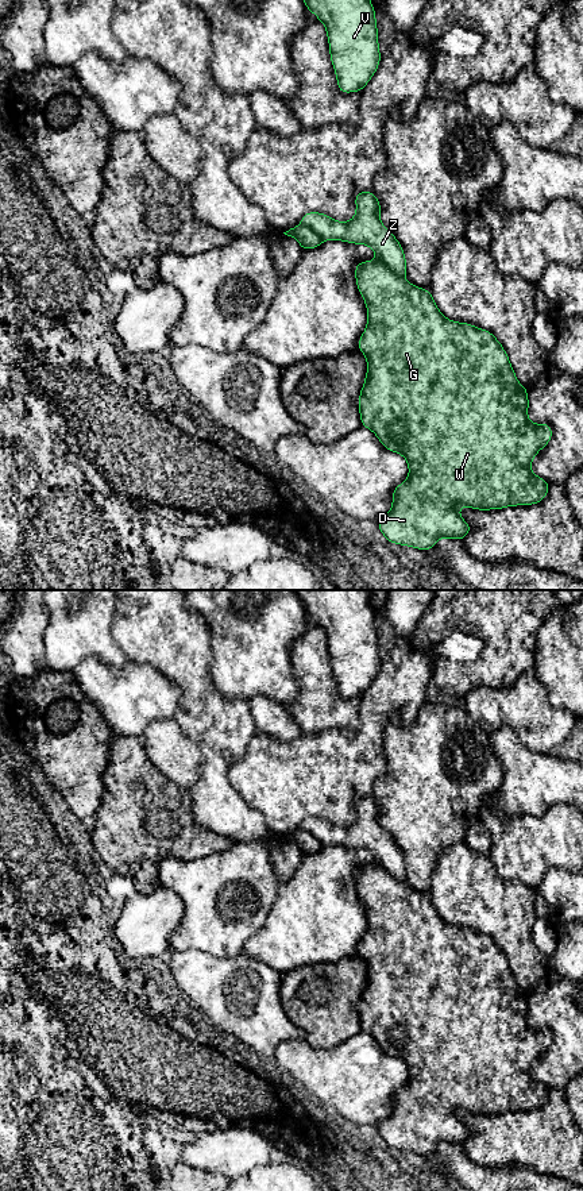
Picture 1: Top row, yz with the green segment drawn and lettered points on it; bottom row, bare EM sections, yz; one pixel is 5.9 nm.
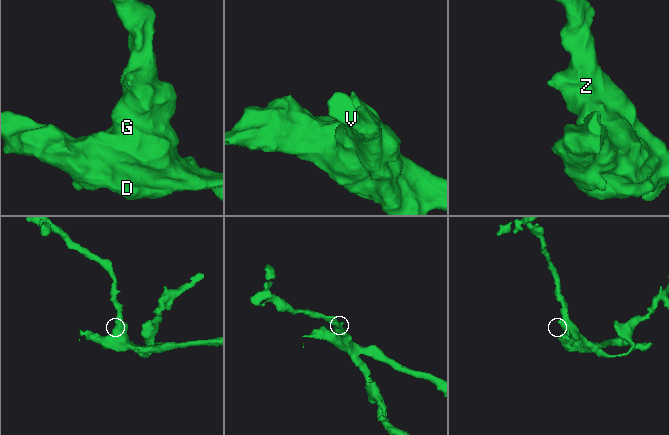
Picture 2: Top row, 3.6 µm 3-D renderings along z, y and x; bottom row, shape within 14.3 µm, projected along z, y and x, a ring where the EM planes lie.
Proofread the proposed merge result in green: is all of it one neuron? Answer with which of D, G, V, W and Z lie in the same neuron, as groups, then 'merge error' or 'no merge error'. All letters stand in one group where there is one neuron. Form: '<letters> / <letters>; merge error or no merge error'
D G W / V Z; merge error

